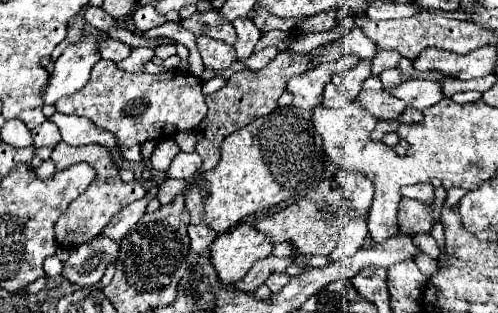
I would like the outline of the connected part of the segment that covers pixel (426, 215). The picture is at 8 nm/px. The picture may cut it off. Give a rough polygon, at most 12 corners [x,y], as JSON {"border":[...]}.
{"border":[[434,189],[434,207],[414,199],[402,199],[398,229],[414,237],[432,227],[440,217],[446,189]]}

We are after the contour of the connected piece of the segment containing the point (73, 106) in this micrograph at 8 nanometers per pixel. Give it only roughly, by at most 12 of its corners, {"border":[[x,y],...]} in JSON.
{"border":[[94,65],[56,111],[122,147],[194,131],[208,109],[190,71]]}

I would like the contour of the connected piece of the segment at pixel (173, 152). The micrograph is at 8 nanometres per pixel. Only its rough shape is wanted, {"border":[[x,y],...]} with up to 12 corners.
{"border":[[174,139],[158,141],[152,157],[156,171],[166,171],[180,147]]}

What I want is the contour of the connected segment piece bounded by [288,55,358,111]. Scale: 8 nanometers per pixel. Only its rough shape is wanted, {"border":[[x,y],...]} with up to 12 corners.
{"border":[[356,57],[322,63],[288,81],[294,105],[312,111],[322,103],[324,85],[338,71],[352,69]]}

